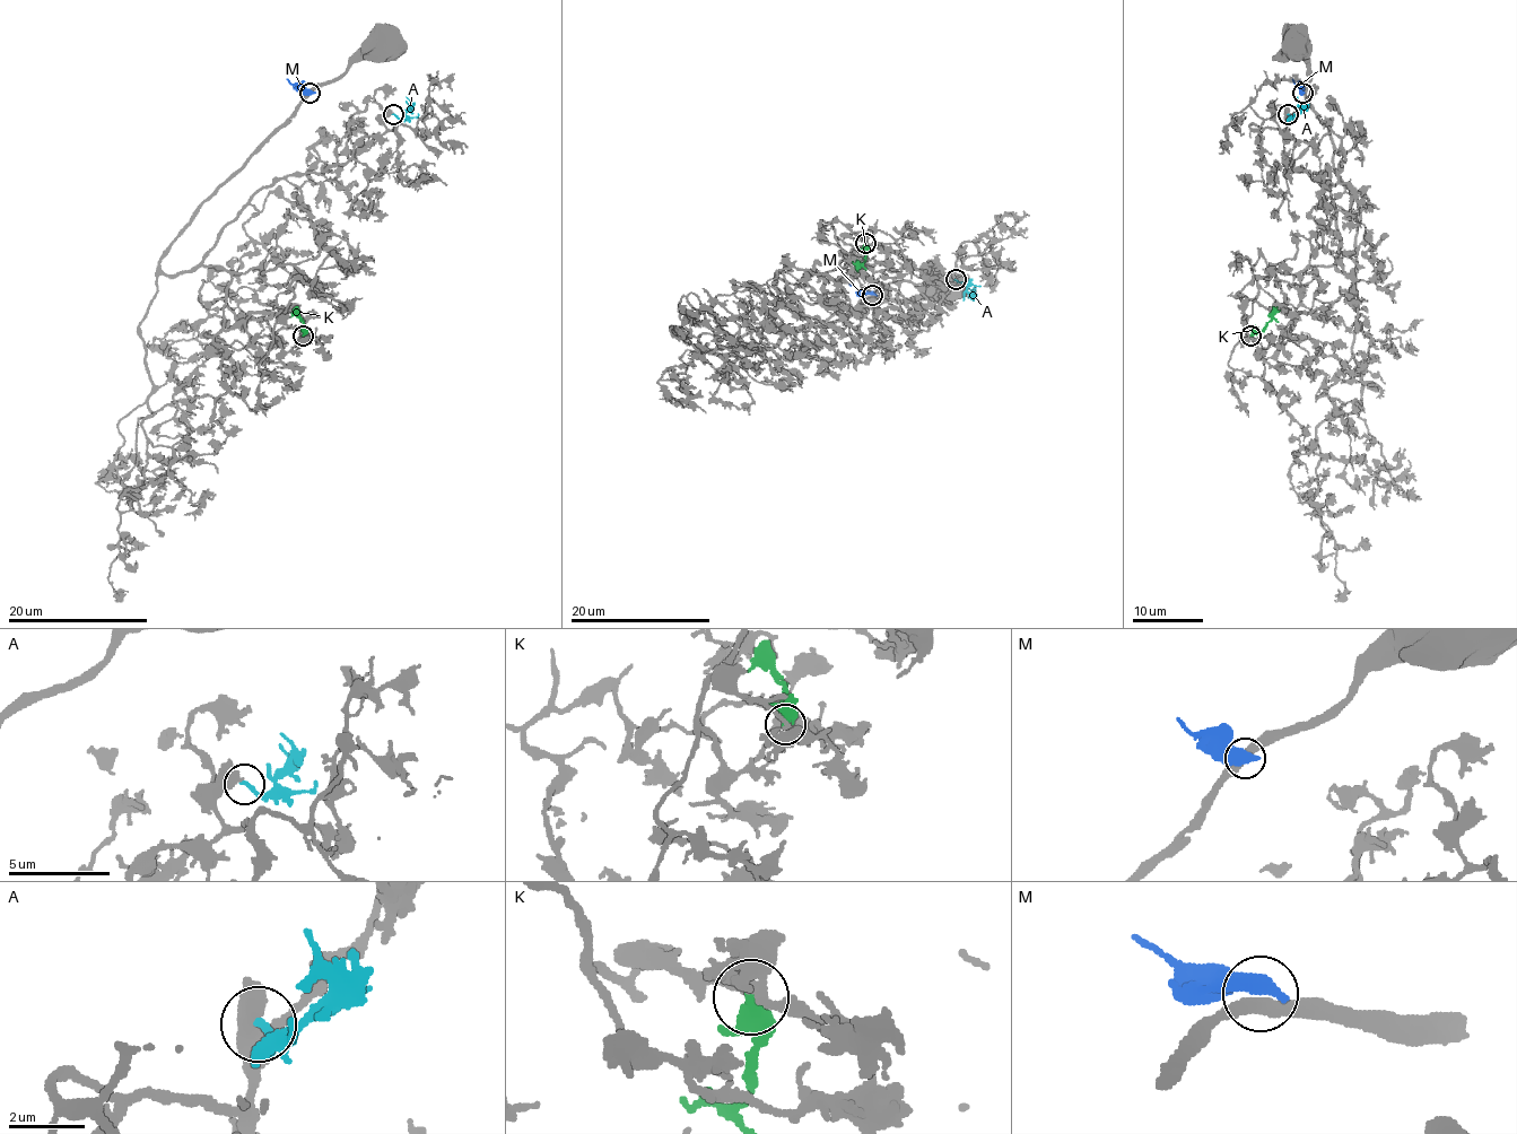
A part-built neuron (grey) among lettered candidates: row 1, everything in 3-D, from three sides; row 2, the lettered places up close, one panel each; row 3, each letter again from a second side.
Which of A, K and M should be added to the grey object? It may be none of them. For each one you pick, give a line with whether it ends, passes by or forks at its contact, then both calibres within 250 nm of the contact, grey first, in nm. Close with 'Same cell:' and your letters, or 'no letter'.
A: it ends; calibres 360 and 200 nm
Same cell: A

